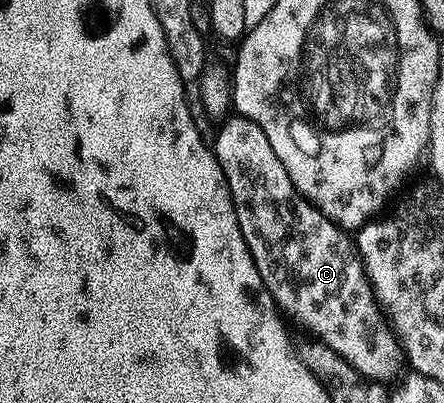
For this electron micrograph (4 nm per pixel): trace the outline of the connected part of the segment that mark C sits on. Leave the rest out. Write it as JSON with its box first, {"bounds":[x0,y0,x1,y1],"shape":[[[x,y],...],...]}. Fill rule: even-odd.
{"bounds":[211,114,407,381],"shape":[[[233,114],[221,125],[222,128],[217,132],[217,141],[212,141],[211,144],[213,154],[231,190],[235,214],[239,218],[239,230],[243,230],[243,238],[259,270],[259,278],[263,278],[265,289],[273,296],[278,309],[290,321],[293,319],[303,331],[310,332],[313,335],[310,337],[316,343],[331,346],[335,354],[342,356],[356,372],[363,374],[368,380],[396,381],[402,375],[401,367],[406,367],[407,359],[396,331],[391,327],[376,293],[373,292],[373,285],[365,272],[365,263],[357,253],[354,237],[332,224],[305,197],[298,196],[287,170],[283,170],[283,162],[275,158],[275,150],[271,150],[267,134],[263,134],[263,130],[255,126],[255,122],[251,122],[246,116]]]}

